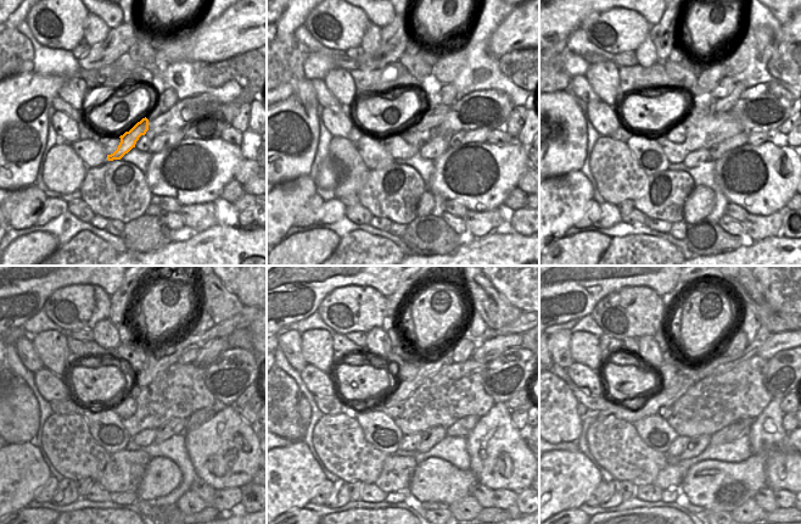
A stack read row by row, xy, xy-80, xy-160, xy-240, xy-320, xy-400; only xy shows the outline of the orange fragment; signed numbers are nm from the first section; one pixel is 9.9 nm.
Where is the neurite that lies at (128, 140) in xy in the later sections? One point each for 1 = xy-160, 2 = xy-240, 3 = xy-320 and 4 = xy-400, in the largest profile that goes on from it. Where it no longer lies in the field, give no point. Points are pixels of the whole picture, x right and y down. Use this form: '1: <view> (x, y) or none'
1: xy-160 (723, 105)
2: xy-240 (206, 355)
3: xy-320 (492, 347)
4: xy-400 (776, 343)

